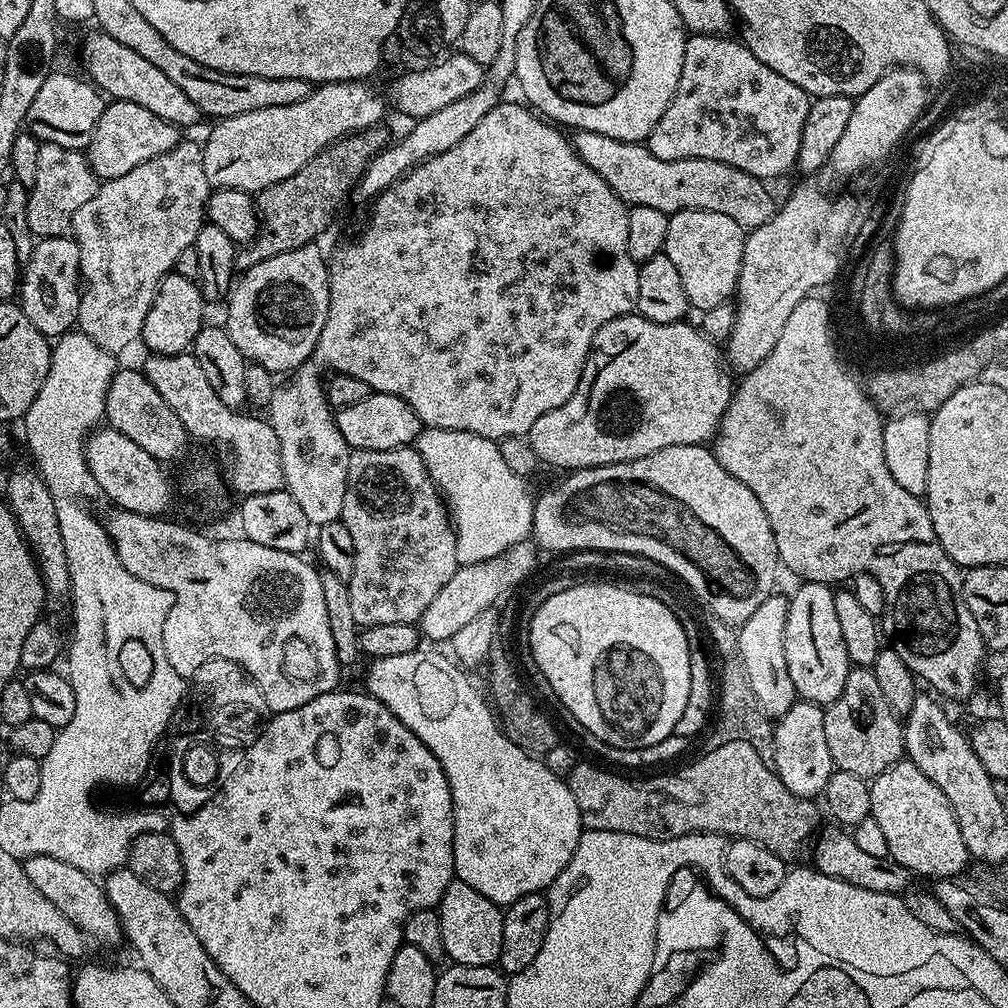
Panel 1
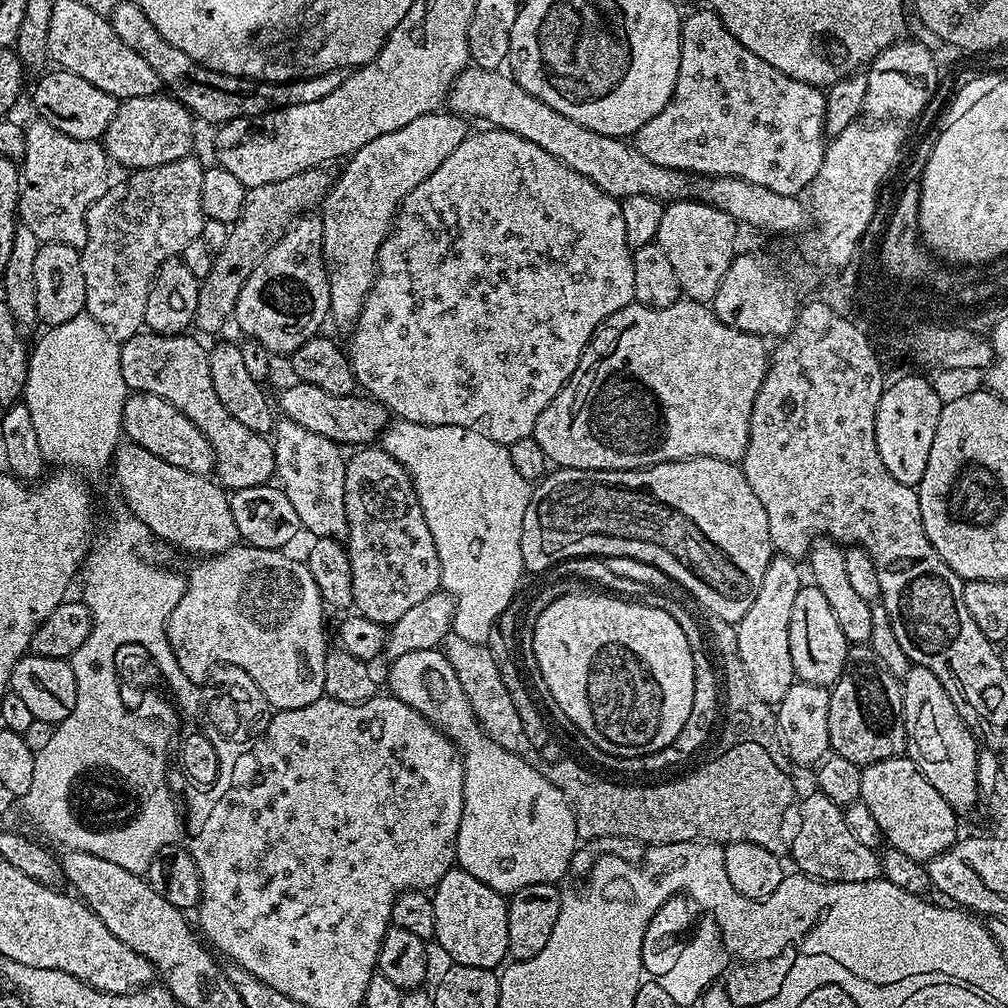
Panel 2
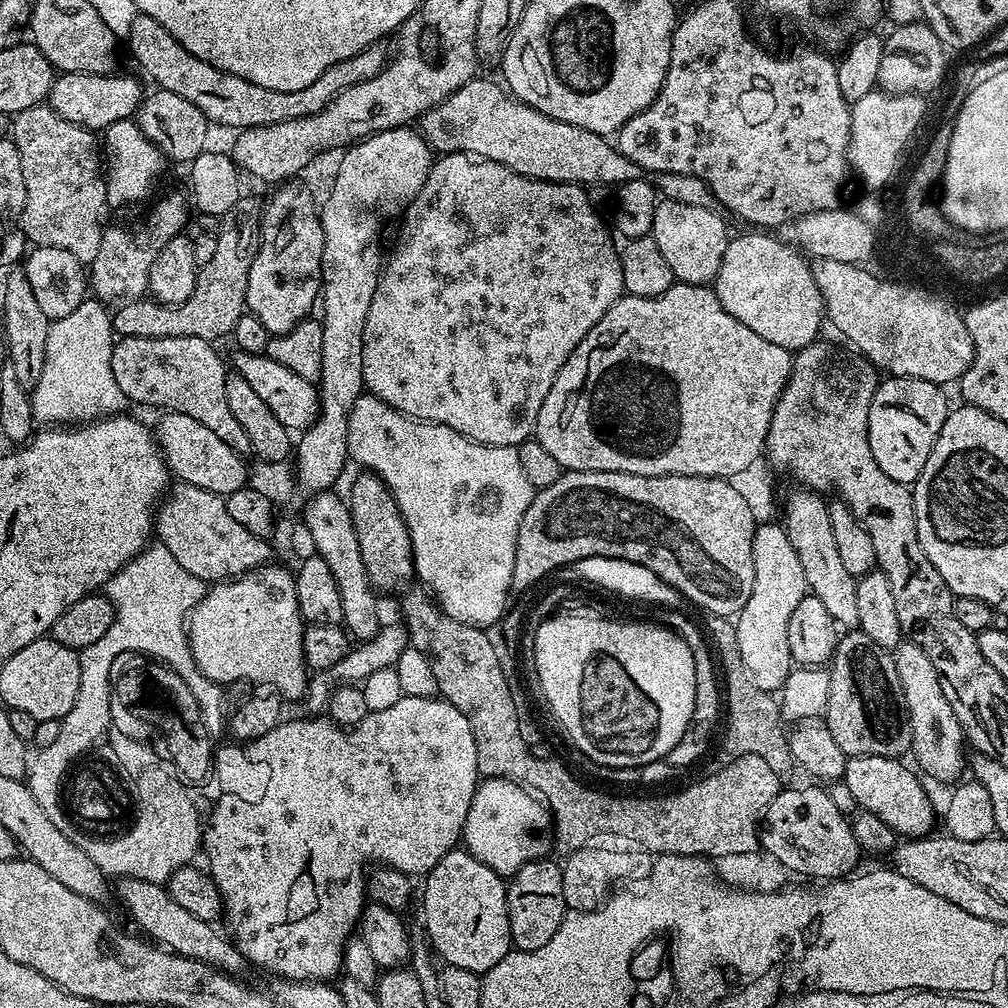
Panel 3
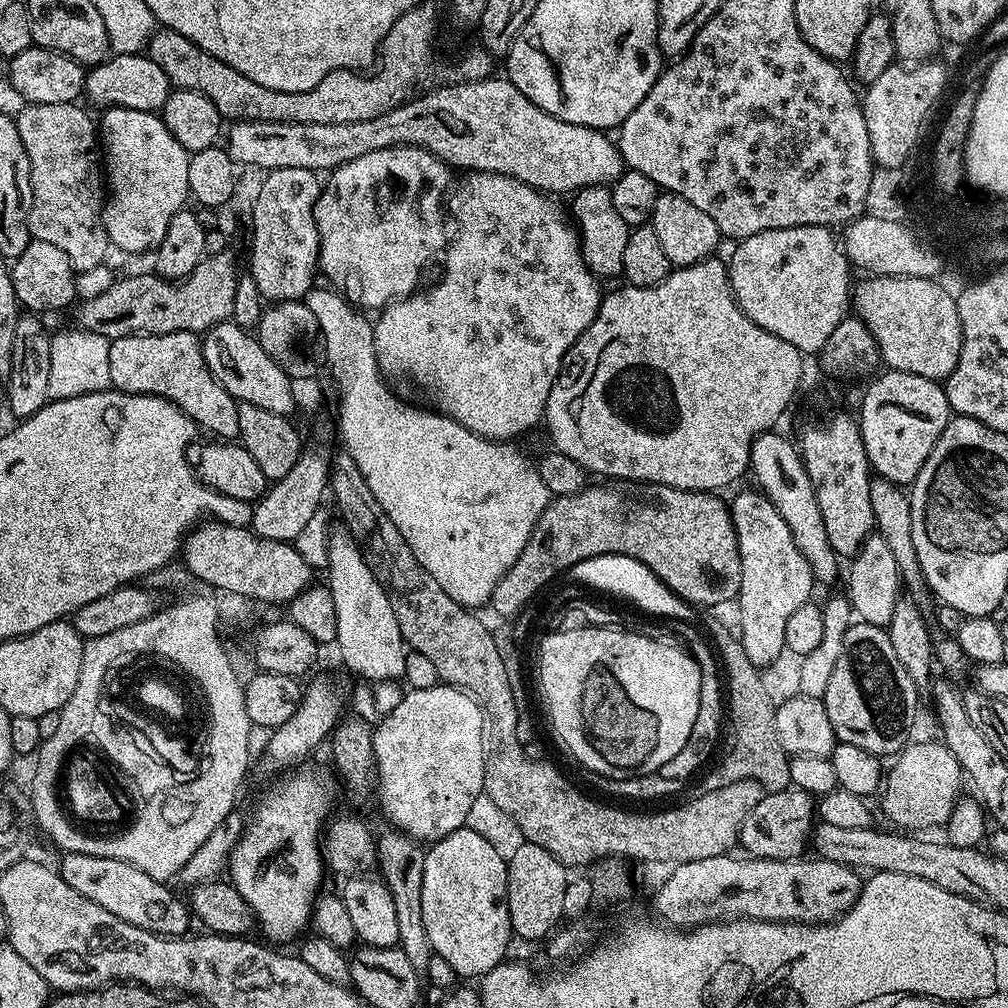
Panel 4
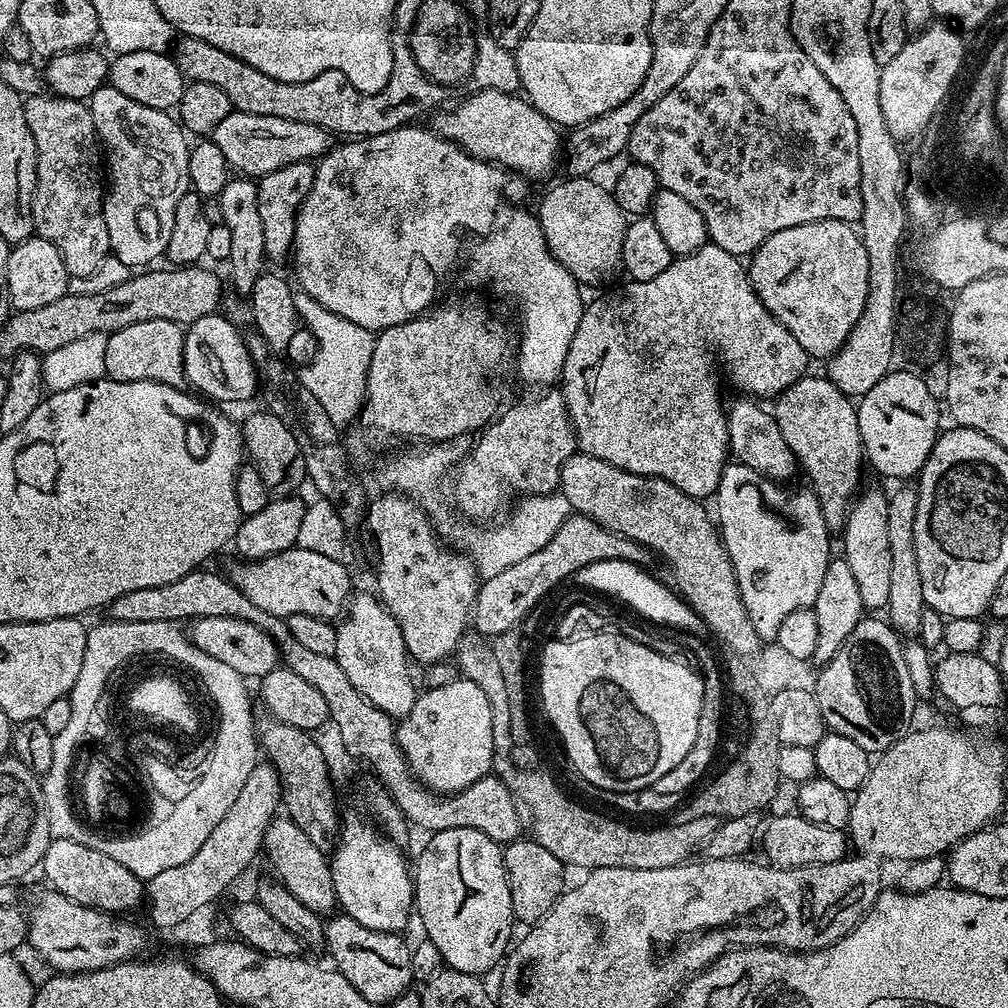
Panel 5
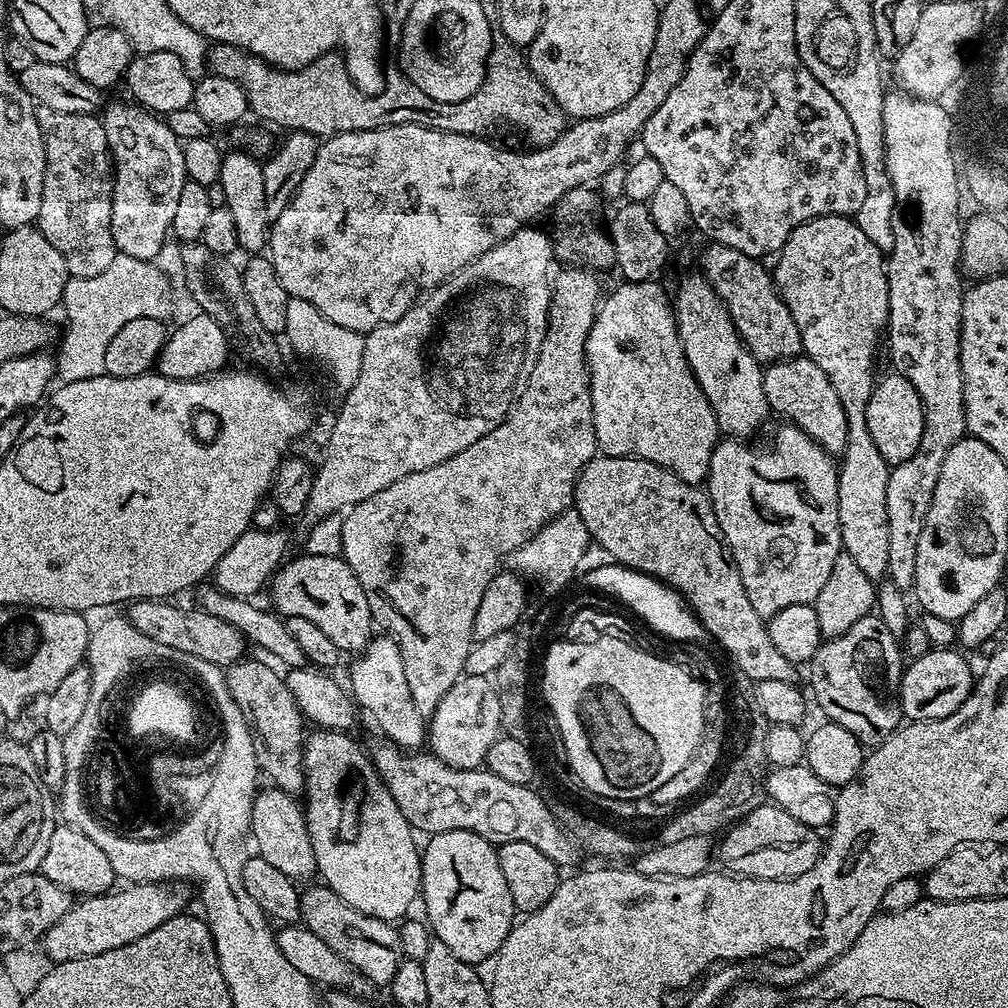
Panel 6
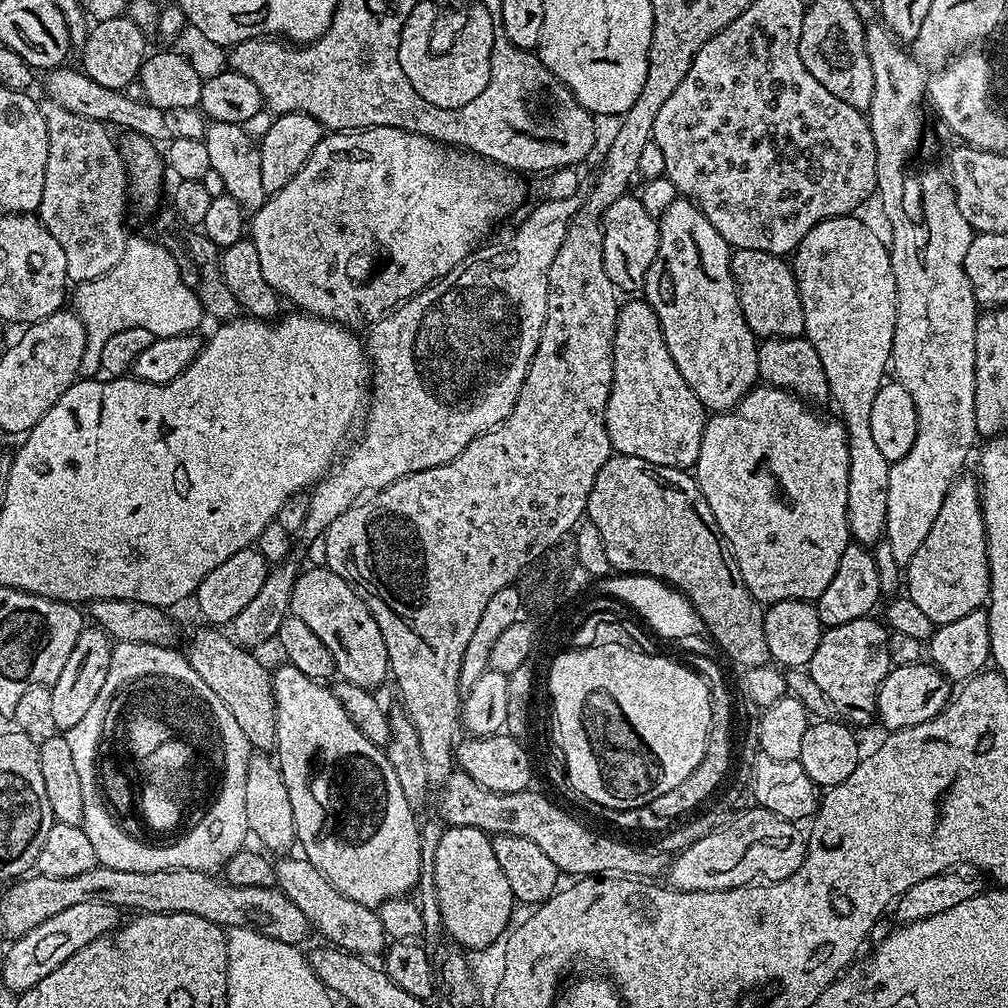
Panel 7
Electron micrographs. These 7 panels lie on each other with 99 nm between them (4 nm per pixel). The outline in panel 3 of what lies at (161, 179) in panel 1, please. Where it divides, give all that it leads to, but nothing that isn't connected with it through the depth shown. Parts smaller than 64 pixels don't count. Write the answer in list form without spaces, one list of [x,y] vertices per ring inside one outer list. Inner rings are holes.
[[[164,196],[145,214],[141,224],[133,228],[104,228],[102,242],[98,246],[98,258],[94,258],[90,265],[90,288],[96,291],[93,292],[95,299],[101,302],[123,302],[143,297],[148,292],[150,266],[154,266],[158,250],[162,250],[170,238],[185,231],[184,223],[188,220],[190,204],[185,197],[184,200],[180,196]]]

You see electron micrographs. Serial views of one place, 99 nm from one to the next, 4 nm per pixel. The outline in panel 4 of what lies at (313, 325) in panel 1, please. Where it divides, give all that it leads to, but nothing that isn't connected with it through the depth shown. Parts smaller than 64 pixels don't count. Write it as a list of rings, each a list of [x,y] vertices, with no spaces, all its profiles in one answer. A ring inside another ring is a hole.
[[[274,169],[269,171],[260,184],[260,193],[252,204],[252,268],[250,275],[254,282],[258,282],[260,295],[268,302],[279,302],[282,300],[304,300],[305,296],[314,287],[312,279],[318,276],[318,265],[320,263],[320,239],[318,238],[318,226],[316,225],[316,200],[320,197],[322,180],[315,171],[310,169]]]

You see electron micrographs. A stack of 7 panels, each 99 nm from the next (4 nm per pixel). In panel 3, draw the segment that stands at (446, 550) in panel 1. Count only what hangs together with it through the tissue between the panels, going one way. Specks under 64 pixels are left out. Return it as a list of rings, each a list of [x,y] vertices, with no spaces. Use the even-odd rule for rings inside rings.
[[[367,470],[352,484],[352,493],[347,493],[346,503],[352,510],[354,530],[358,534],[358,546],[362,549],[362,562],[366,566],[368,581],[377,593],[403,589],[414,576],[412,538],[406,522],[398,510],[394,494],[374,472]]]

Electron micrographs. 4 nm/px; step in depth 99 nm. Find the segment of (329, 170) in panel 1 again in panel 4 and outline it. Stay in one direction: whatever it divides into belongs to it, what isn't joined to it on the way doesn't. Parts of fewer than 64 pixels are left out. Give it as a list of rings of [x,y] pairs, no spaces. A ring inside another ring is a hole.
[[[231,251],[213,256],[205,255],[198,267],[183,280],[166,280],[155,274],[149,276],[128,276],[125,280],[116,280],[109,288],[101,290],[97,296],[89,300],[79,301],[80,309],[76,312],[76,320],[85,332],[93,332],[105,336],[109,342],[127,336],[157,336],[171,332],[194,332],[203,334],[216,324],[225,323],[234,310],[234,290],[238,279],[236,260]]]

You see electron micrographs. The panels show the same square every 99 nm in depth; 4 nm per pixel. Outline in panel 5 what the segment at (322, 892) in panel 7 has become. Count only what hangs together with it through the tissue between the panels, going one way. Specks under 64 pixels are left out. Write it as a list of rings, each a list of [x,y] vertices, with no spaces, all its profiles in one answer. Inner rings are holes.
[[[336,914],[325,923],[324,926],[324,943],[326,952],[332,955],[331,963],[334,968],[346,979],[363,998],[379,1006],[391,1006],[397,998],[404,992],[413,987],[414,977],[412,967],[410,966],[410,954],[412,953],[409,941],[404,941],[403,935],[394,932],[383,932],[382,930],[370,930],[367,926],[362,926],[362,922],[354,922],[354,918],[343,914]]]

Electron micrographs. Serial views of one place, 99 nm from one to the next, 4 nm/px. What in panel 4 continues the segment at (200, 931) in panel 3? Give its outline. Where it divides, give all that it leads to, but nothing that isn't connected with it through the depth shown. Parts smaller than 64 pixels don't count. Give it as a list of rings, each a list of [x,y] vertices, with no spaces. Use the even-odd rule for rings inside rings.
[[[77,852],[65,853],[61,859],[58,871],[63,880],[116,918],[159,936],[182,936],[191,929],[192,916],[185,901],[183,904],[163,881],[151,878],[132,863]]]

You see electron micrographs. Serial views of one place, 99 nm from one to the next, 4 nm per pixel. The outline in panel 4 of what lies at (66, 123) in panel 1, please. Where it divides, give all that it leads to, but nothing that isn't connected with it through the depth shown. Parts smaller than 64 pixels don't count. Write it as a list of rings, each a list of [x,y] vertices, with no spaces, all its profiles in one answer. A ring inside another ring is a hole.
[[[146,54],[109,55],[107,60],[89,67],[84,78],[84,96],[89,100],[87,103],[97,104],[100,110],[128,107],[130,110],[159,113],[171,91],[172,84],[166,74],[162,74],[162,66],[158,66],[158,62]]]

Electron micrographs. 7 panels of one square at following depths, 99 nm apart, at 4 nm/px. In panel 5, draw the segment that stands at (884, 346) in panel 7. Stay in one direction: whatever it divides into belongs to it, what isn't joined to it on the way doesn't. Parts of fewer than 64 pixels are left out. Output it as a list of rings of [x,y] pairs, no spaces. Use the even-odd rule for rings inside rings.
[[[819,220],[778,230],[778,234],[770,234],[770,238],[766,238],[766,242],[752,253],[747,269],[762,306],[766,306],[766,310],[770,310],[770,314],[774,314],[774,318],[778,318],[782,326],[798,338],[798,346],[802,346],[809,357],[829,358],[835,355],[854,330],[854,324],[862,318],[868,294],[870,262],[866,258],[864,240],[847,220]],[[865,487],[857,495],[856,503],[848,512],[848,521],[844,523],[842,539],[844,552],[842,558],[850,566],[861,593],[865,609],[887,609],[890,598],[890,529],[886,523],[889,493],[880,488]]]

